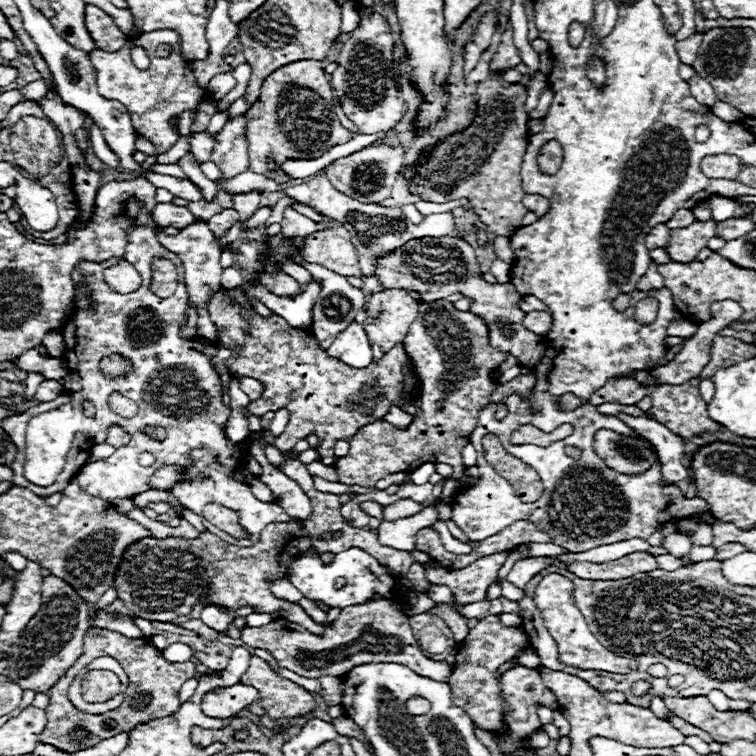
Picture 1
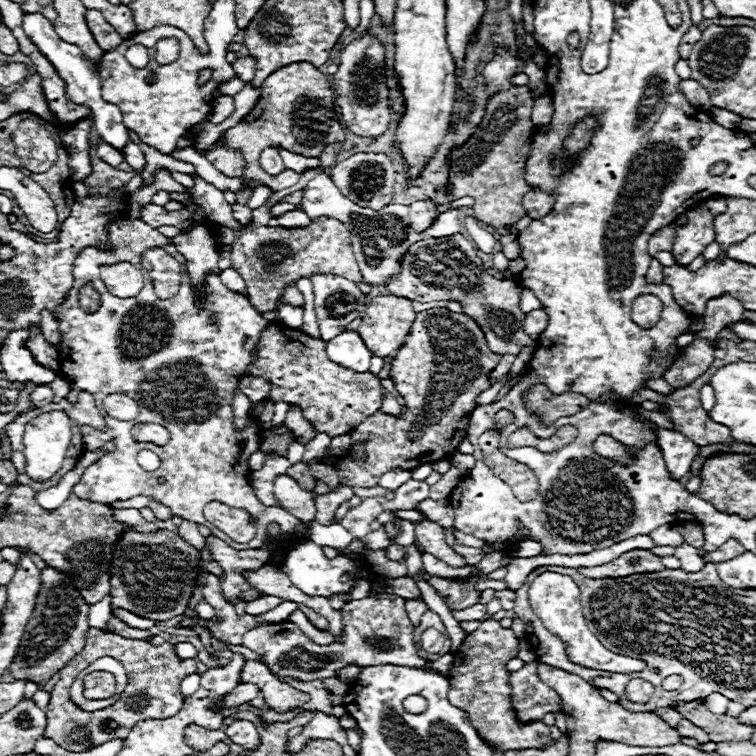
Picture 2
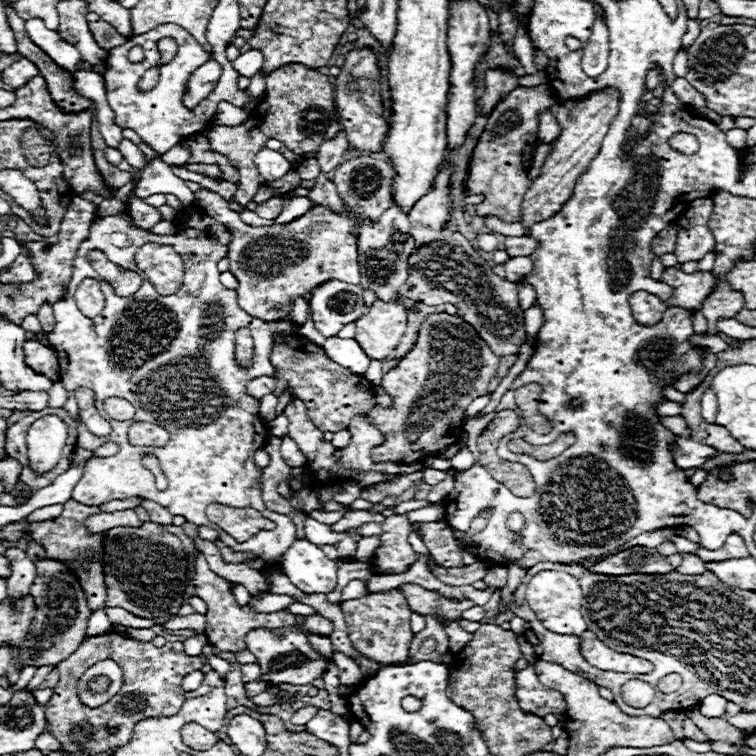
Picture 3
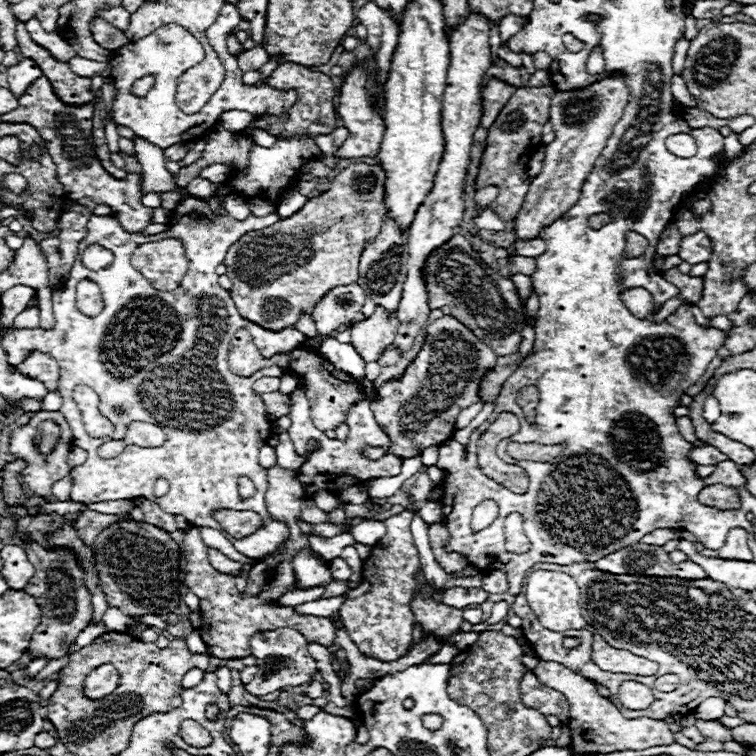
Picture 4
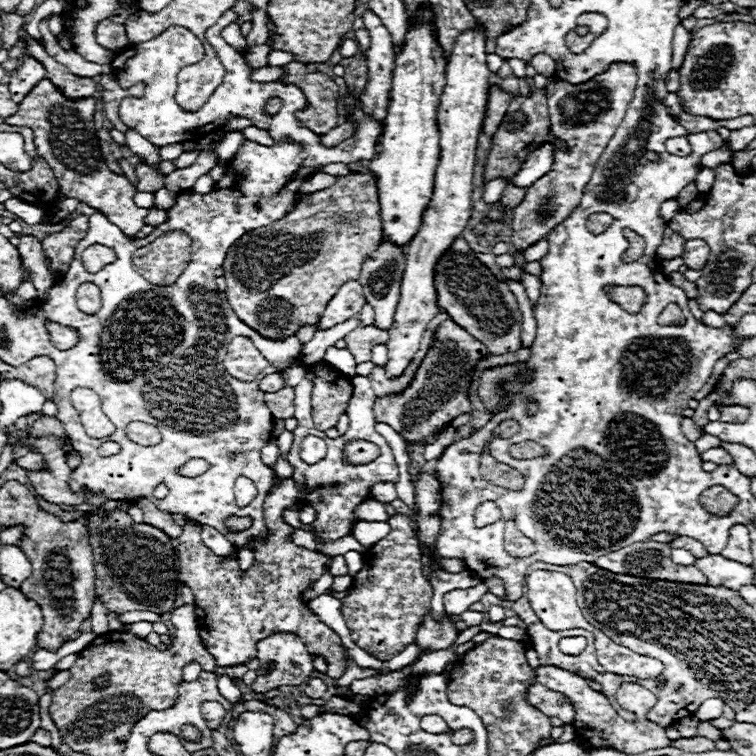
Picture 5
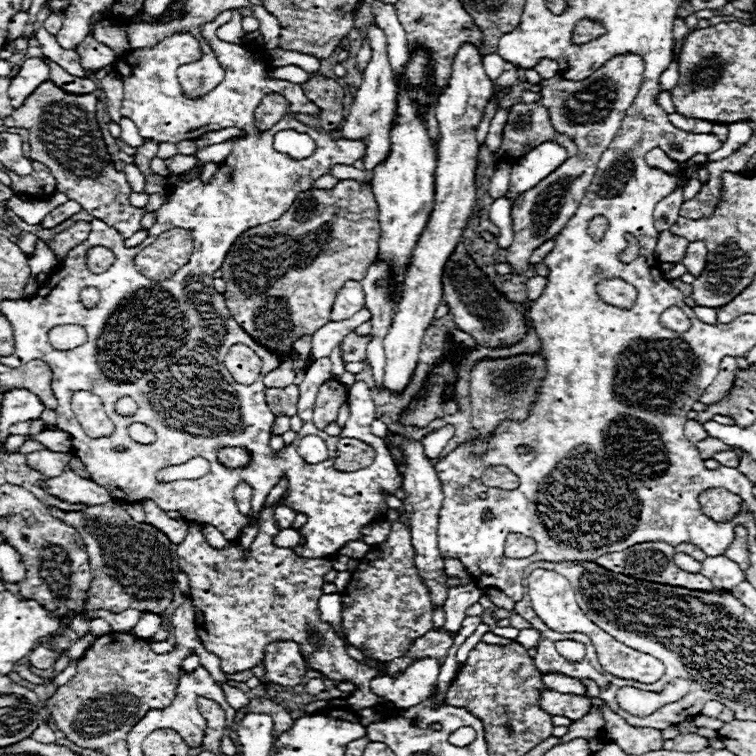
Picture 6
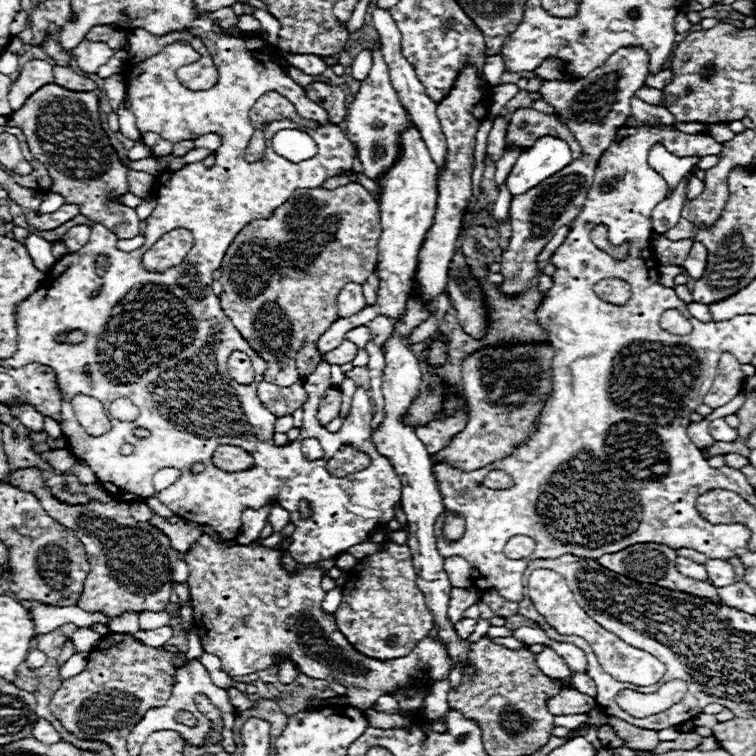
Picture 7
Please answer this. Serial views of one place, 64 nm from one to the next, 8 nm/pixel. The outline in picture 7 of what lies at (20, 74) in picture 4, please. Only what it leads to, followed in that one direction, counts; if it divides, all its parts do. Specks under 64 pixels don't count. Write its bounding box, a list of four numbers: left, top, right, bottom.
[8,60,54,112]

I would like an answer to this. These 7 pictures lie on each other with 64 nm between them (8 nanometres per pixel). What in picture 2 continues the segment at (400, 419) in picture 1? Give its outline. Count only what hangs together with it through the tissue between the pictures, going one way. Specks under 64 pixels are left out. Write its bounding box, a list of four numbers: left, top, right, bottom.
[382,392,402,418]

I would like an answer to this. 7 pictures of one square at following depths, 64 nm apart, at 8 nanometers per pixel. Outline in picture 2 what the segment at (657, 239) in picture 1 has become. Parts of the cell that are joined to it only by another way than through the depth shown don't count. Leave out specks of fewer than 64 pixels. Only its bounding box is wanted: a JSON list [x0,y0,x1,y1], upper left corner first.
[648,226,676,256]

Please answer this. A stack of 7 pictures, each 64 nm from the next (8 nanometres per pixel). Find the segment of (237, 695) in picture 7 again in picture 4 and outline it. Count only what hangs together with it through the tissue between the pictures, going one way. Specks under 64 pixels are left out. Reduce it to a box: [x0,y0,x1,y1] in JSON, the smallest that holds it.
[216,666,232,692]

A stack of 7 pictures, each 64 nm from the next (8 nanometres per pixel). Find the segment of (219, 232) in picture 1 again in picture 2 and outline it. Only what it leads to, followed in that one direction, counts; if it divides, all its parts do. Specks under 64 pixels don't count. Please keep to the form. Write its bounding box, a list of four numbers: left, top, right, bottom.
[232,190,252,225]

